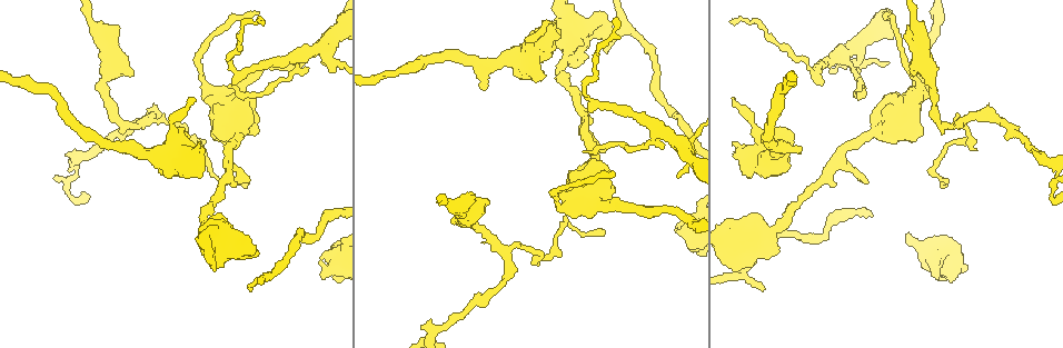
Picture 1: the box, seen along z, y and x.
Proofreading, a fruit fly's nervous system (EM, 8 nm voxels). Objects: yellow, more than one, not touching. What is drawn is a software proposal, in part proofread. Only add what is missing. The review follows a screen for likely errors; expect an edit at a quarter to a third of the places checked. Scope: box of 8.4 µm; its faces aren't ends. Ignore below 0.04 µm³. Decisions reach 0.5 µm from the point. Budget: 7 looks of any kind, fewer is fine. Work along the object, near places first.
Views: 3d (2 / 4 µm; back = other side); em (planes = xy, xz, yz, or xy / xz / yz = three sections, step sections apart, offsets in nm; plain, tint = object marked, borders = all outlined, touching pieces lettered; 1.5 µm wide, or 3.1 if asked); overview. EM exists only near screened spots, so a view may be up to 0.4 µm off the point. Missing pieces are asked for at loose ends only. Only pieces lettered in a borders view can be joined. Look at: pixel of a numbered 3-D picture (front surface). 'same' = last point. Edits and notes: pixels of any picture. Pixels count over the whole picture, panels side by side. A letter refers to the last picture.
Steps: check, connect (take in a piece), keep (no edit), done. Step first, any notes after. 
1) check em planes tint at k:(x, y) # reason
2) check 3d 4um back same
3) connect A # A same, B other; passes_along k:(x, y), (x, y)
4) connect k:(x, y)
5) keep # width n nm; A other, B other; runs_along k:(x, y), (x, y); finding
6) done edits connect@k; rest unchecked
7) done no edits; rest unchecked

check 3d 2um at 1:(944, 186) # long arm stops here

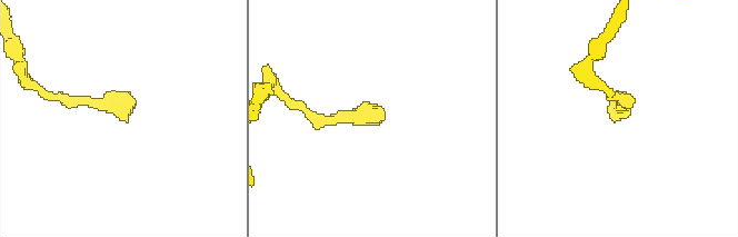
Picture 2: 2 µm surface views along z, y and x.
check em yz step 4 tint at 2:(615, 119) # need the tissue

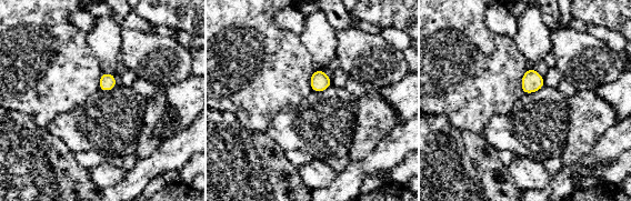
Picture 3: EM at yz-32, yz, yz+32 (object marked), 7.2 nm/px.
check em planes borders same # cut it another way

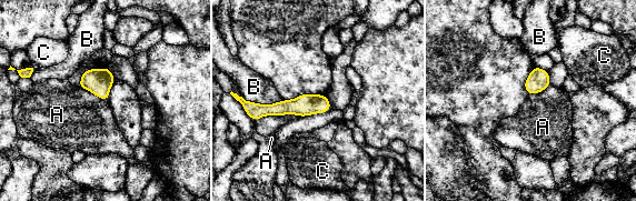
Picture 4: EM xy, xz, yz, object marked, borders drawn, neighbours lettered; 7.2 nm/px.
keep # A other, B other, C other; runs_along 4:(328, 107), (285, 107), (256, 110); none of them fits

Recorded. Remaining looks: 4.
check 3d 4um at 1:(199, 143) # stops while still wide

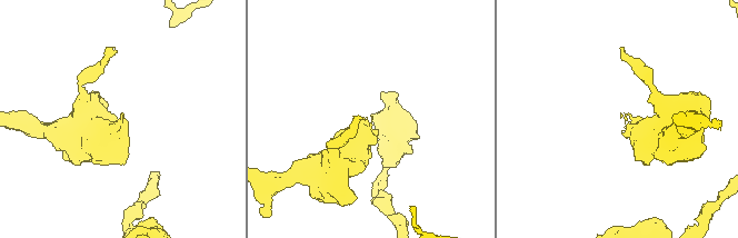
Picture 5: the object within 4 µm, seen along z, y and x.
check em planes plain at 5:(123, 114) # need the tissue

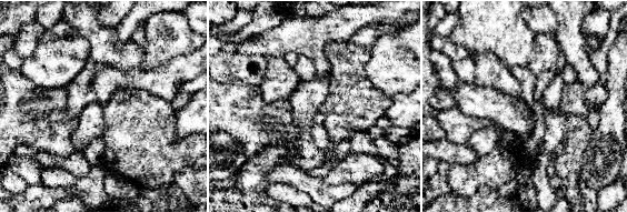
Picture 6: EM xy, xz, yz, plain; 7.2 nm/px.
check em planes borders same

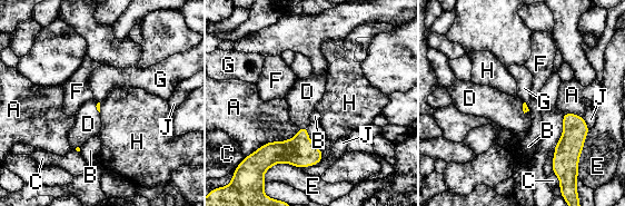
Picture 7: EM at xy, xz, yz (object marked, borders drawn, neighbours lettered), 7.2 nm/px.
connect D # A other, B other, C other, D same, E other, F other, G other, H other, J other; it goes on there

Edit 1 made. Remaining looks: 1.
done edits connect@7; rest unchecked

